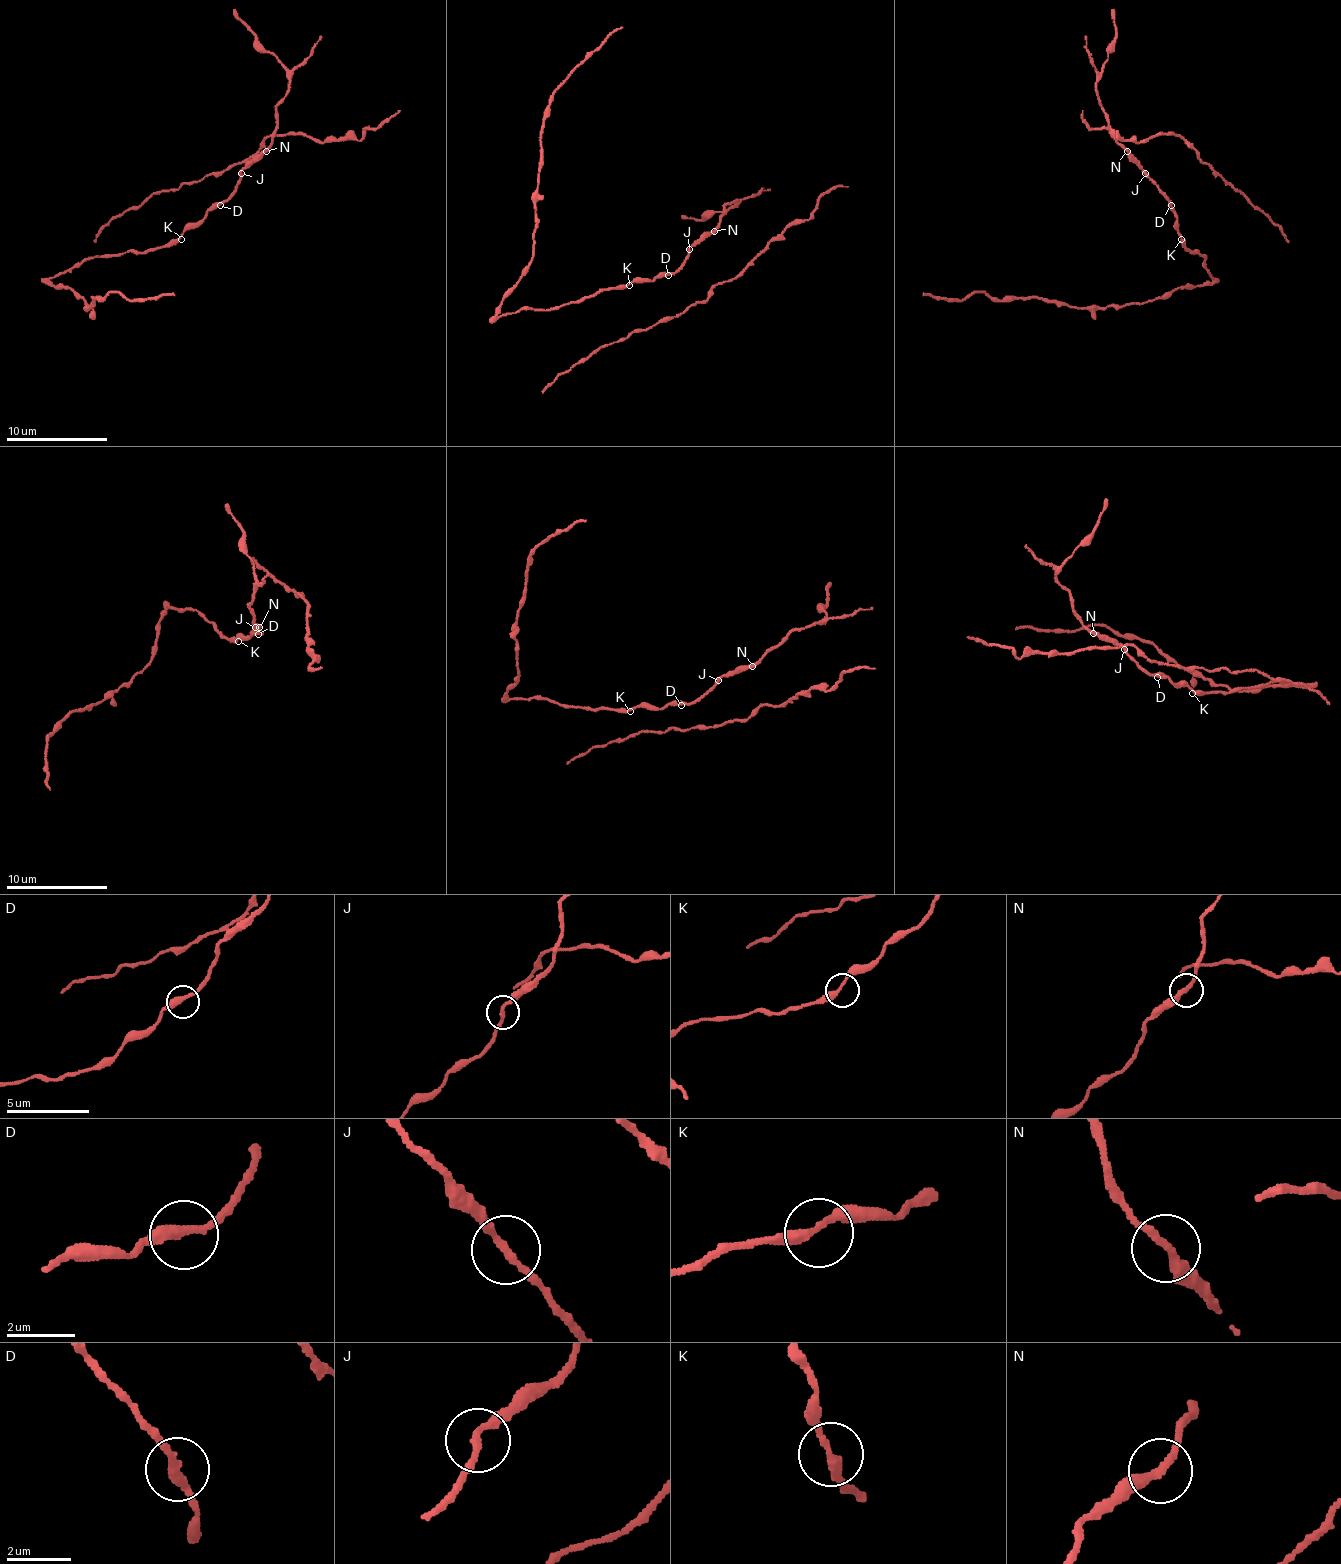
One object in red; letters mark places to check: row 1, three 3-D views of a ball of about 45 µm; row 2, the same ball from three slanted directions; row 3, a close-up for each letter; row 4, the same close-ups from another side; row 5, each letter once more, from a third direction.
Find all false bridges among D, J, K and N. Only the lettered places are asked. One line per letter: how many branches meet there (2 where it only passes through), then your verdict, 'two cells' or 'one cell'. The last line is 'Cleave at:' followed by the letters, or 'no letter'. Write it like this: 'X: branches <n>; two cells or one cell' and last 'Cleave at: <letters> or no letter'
D: branches 2; one cell
J: branches 2; one cell
K: branches 2; one cell
N: branches 2; one cell
Cleave at: no letter

